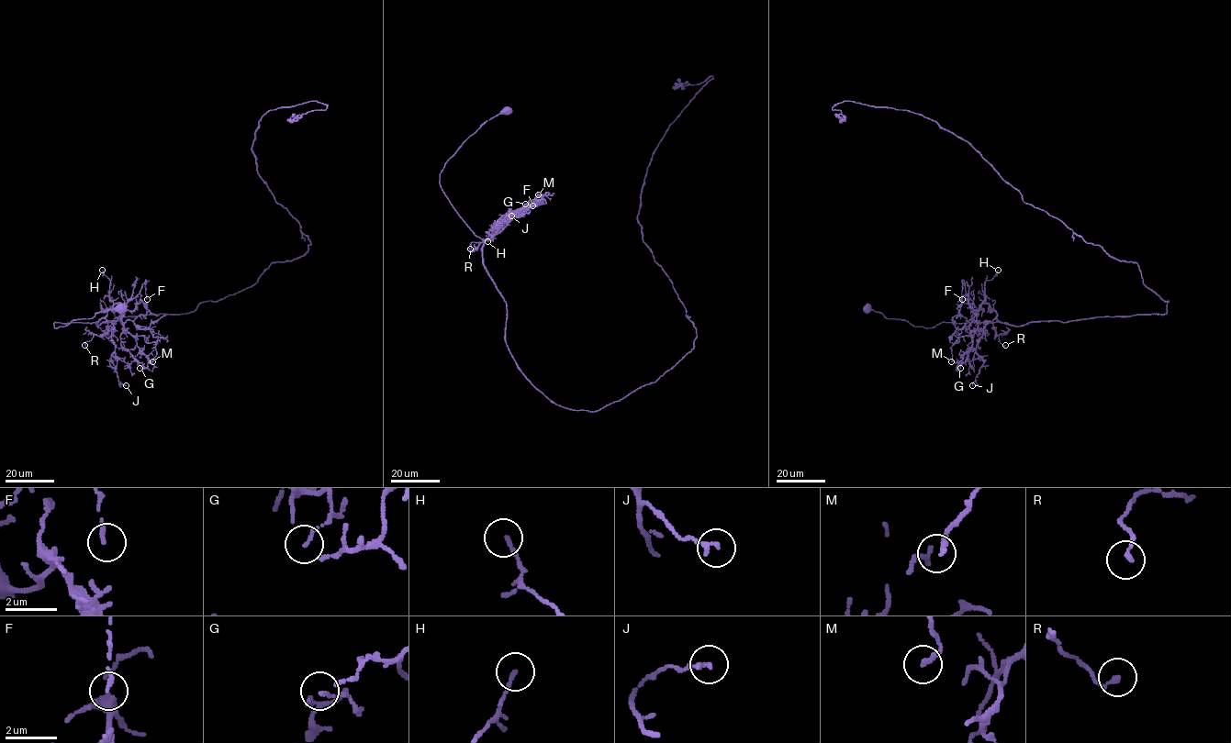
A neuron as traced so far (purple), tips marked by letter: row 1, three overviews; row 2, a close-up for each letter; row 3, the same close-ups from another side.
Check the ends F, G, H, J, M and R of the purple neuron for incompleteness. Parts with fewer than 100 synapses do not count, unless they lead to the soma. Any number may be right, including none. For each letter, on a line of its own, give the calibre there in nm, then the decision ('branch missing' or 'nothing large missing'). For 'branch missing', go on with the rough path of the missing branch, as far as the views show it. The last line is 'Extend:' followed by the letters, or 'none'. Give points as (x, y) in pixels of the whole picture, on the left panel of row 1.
F: 140 nm | nothing large missing
G: 90 nm | nothing large missing
H: 130 nm | nothing large missing
J: 190 nm | nothing large missing
M: 180 nm | nothing large missing
R: 180 nm | nothing large missing
Extend: none

